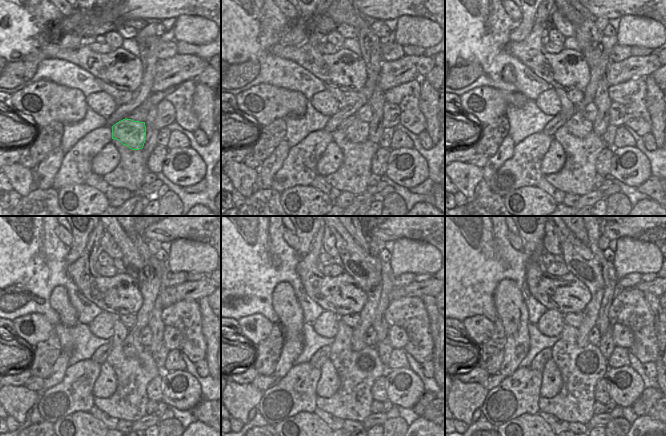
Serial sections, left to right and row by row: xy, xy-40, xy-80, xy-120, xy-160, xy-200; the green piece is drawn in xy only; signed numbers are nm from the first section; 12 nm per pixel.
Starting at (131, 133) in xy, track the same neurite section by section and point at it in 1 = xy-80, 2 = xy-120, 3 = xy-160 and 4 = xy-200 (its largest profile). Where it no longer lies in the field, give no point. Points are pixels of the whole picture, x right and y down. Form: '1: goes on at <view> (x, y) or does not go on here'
1: goes on at xy-80 (578, 125)
2: goes on at xy-120 (134, 262)
3: goes on at xy-160 (365, 269)
4: goes on at xy-200 (580, 261)

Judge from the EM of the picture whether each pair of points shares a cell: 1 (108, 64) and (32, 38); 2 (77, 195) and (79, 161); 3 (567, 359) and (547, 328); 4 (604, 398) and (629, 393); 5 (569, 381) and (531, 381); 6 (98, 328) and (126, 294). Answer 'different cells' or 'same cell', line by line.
1: different cells
2: different cells
3: different cells
4: different cells
5: different cells
6: different cells

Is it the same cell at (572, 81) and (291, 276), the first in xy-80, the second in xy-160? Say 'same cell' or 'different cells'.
different cells

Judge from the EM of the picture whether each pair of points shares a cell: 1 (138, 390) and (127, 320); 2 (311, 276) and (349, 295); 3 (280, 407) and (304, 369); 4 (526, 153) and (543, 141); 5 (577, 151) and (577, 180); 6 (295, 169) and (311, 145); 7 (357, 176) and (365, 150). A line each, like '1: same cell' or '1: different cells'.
1: different cells
2: same cell
3: same cell
4: same cell
5: same cell
6: same cell
7: same cell

